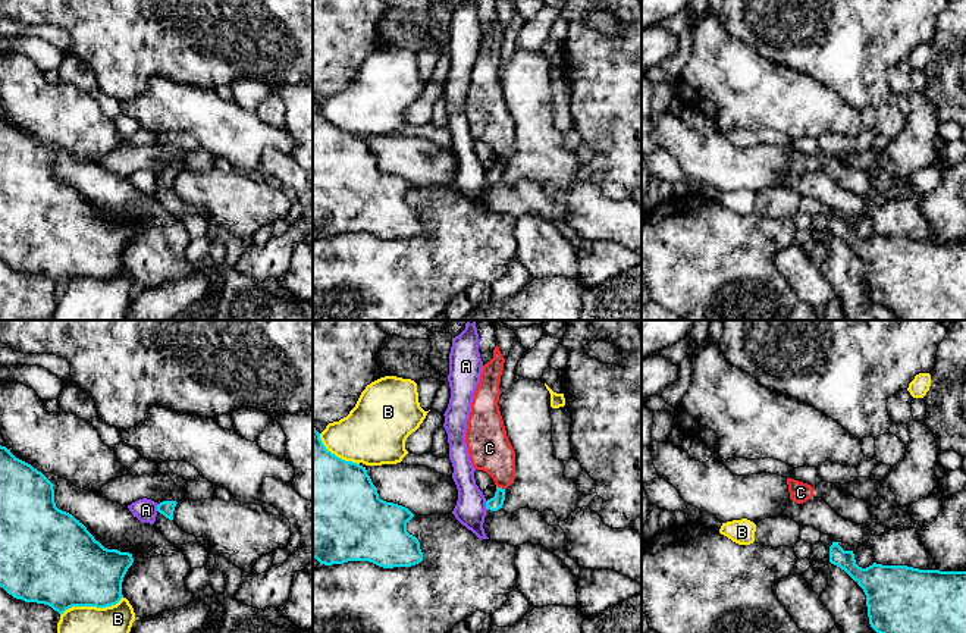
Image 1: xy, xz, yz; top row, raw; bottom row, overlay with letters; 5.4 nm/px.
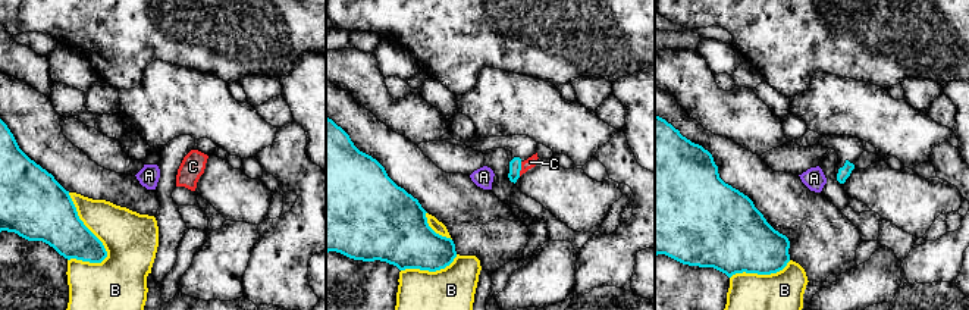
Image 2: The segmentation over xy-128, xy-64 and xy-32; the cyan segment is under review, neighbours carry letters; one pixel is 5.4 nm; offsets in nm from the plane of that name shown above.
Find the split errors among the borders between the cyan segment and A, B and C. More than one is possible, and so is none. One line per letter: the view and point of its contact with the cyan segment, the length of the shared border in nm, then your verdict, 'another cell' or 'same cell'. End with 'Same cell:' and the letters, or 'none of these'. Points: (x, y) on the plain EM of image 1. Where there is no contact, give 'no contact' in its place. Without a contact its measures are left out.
A: xz (486, 176) | 50 nm | another cell
B: xy (91, 276) | 360 nm | another cell
C: xz (501, 159) | 50 nm | another cell
Same cell: none of these

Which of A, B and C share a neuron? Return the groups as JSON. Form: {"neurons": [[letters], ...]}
{"neurons": [["A"], ["B"], ["C"]]}

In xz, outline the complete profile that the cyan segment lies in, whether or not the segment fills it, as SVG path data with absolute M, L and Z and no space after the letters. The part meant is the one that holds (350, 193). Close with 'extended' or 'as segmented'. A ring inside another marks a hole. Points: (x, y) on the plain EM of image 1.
M313 97L313 228L320 235L368 232L393 239L421 234L420 213L407 203L413 188L408 179L380 170L366 138L327 122Z; as segmented

